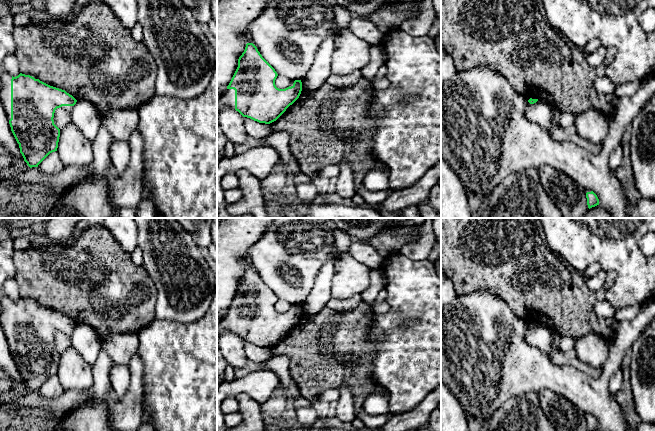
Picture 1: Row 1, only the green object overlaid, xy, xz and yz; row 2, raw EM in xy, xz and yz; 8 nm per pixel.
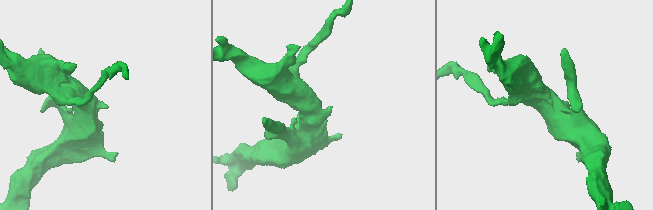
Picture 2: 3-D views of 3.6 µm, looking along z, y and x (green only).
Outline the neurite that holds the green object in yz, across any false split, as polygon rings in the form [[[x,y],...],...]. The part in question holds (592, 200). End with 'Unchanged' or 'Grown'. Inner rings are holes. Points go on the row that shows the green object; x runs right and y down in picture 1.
[[[593,191],[587,192],[586,198],[587,198],[587,205],[589,209],[599,205],[599,199]]]. Unchanged

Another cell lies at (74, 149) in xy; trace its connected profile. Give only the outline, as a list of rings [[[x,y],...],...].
[[[72,121],[60,130],[57,152],[64,166],[88,167],[94,159],[92,142]]]

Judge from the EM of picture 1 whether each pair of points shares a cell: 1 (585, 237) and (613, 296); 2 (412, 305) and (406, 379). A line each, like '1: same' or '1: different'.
1: same
2: same

